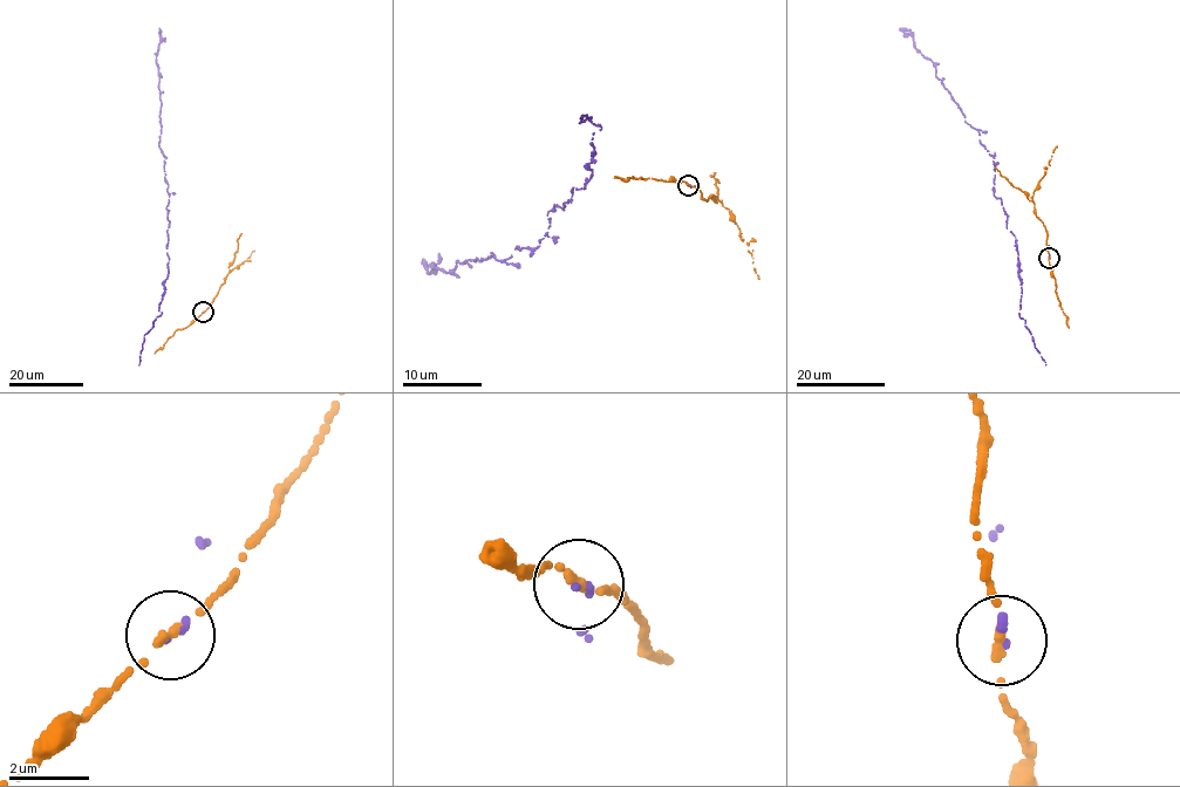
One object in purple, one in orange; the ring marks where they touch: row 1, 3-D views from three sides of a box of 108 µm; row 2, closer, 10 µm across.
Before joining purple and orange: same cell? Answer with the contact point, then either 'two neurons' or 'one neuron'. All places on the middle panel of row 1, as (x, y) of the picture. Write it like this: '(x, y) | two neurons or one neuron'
(688, 185) | one neuron

